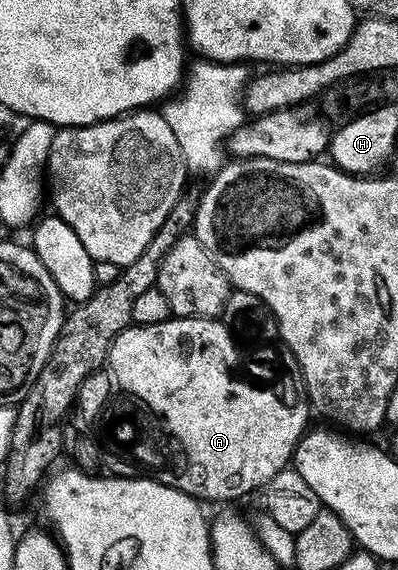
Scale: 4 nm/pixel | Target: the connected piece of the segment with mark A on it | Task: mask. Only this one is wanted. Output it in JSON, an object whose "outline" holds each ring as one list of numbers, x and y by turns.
{"outline":[[171,317,156,325,125,327,110,346,108,370,113,382,117,386,119,383,130,399,140,395,155,411,162,412,189,451,194,470,180,477,172,477,168,470,163,470,161,482,199,501,215,499,222,503,225,499,250,495,257,487,258,490,265,488,276,473,291,466,296,445,311,426,310,400,306,398,296,357,290,350,285,345,274,347,272,361,268,365,270,379,266,379,266,383,246,383,246,379,242,379,242,371,238,371,238,359,234,359,234,353,240,347,233,338,235,336,230,328,217,318]]}

